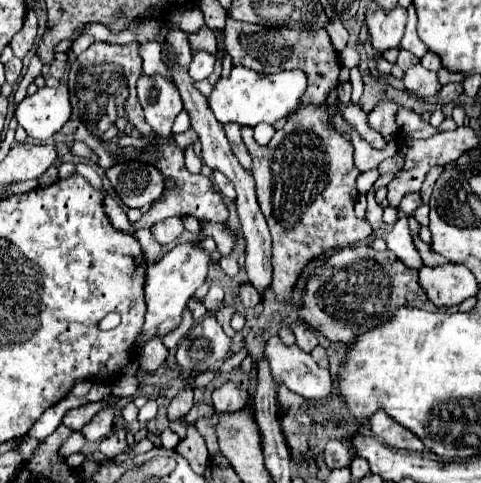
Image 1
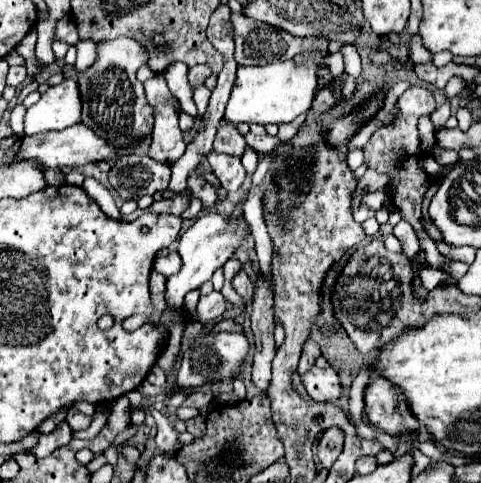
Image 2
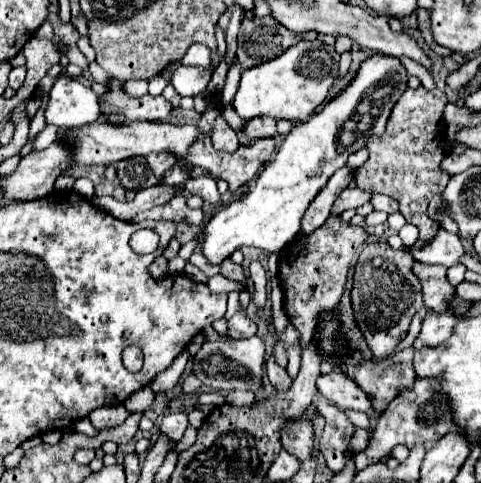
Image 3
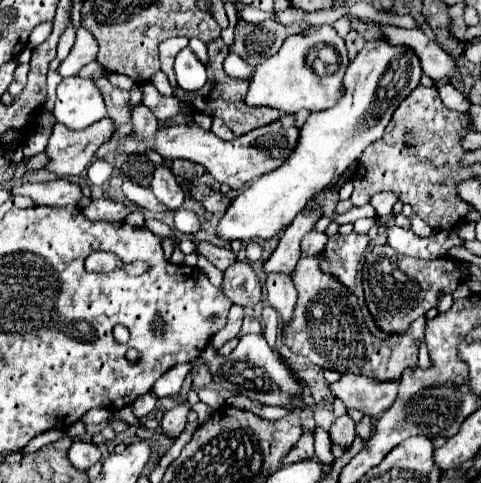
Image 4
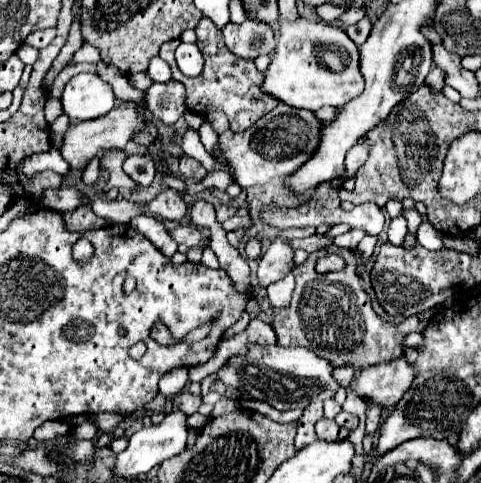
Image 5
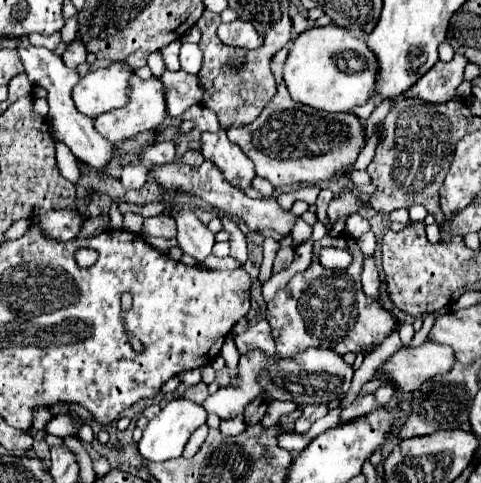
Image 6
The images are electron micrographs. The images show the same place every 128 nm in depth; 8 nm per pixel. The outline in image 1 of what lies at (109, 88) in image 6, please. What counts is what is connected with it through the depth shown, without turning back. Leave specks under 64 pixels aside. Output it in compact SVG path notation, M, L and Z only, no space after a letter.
M66 84L58 88L38 88L36 94L24 96L24 100L16 106L14 116L18 126L26 130L30 138L48 140L56 134L70 118L70 100Z

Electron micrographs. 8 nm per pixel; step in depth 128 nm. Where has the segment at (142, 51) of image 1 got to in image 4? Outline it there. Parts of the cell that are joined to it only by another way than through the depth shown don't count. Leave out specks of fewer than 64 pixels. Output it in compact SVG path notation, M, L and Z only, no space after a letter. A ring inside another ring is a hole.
M191 38L189 39L189 47L192 49L192 51L196 54L199 61L207 66L209 58L207 53L207 46L206 43L202 42L198 38ZM230 53L224 61L224 71L231 78L249 78L255 67L250 66L235 53Z

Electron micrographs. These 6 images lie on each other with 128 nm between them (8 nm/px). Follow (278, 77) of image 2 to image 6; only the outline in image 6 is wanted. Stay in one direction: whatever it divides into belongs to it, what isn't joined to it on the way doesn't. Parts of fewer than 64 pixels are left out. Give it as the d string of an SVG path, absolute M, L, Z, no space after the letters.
M312 26L298 34L290 44L282 70L292 100L326 112L346 112L354 106L362 106L374 90L376 74L376 58L366 42L354 38L340 26Z

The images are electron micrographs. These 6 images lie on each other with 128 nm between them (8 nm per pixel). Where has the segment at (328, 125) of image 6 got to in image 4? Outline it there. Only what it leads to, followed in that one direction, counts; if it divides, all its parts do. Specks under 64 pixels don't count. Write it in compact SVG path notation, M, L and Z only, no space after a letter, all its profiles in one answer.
M286 114L282 116L278 122L256 128L252 132L248 132L246 136L238 136L236 140L224 142L220 140L216 134L202 130L200 126L186 126L186 124L172 124L166 128L156 130L154 138L140 138L136 132L124 134L118 138L118 150L124 154L144 154L148 150L158 152L162 158L182 158L182 160L192 160L198 162L206 168L208 174L212 174L212 178L220 184L228 184L230 188L238 190L242 186L246 186L248 182L260 178L262 174L272 172L274 168L278 168L294 150L296 140L298 140L298 128L294 126L294 116Z

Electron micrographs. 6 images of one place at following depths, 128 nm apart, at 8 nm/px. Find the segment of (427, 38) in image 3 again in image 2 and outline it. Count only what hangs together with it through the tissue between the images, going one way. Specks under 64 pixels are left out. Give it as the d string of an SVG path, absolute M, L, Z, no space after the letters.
M412 36L410 38L410 48L408 48L408 58L416 64L422 64L422 62L430 62L432 60L432 52L428 52L420 40L420 36Z

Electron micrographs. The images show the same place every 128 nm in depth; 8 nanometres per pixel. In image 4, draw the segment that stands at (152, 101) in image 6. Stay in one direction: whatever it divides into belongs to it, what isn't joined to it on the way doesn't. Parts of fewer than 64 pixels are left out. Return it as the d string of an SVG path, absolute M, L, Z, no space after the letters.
M102 118L84 130L70 130L64 128L64 124L54 124L54 132L46 146L48 162L42 170L56 176L82 174L90 166L96 150L112 136L112 132L114 122L110 118Z

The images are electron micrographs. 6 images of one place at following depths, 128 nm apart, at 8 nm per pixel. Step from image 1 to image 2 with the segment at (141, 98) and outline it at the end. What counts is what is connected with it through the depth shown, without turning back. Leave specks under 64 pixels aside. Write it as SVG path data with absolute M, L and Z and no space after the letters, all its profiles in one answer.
M162 74L144 82L146 100L154 108L154 132L150 144L150 158L162 164L174 164L186 150L182 132L178 128L180 106L166 86Z

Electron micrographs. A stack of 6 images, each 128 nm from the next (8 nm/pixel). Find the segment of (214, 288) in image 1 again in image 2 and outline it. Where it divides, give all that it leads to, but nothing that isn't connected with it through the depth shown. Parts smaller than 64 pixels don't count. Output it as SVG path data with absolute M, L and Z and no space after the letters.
M210 292L208 296L200 296L198 322L206 324L210 320L220 320L224 310L226 310L226 300L220 292Z

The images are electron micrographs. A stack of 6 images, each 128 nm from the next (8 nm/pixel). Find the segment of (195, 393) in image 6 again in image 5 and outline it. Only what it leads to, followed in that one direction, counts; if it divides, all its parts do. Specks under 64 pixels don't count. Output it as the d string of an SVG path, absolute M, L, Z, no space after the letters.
M180 392L172 402L172 410L180 410L186 416L192 416L194 412L198 412L198 408L200 408L200 396L192 396L190 392Z

